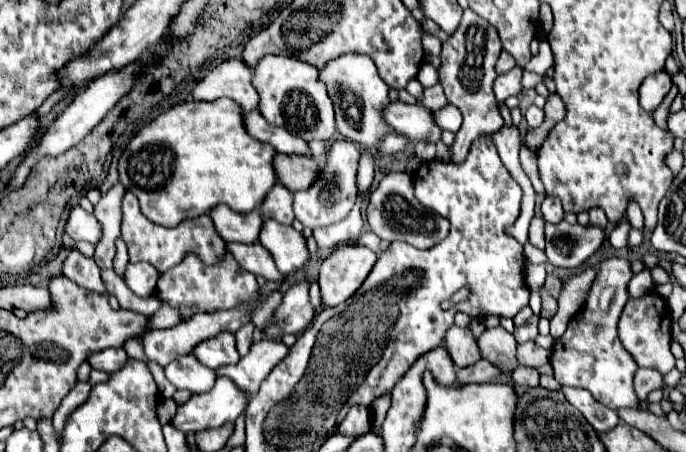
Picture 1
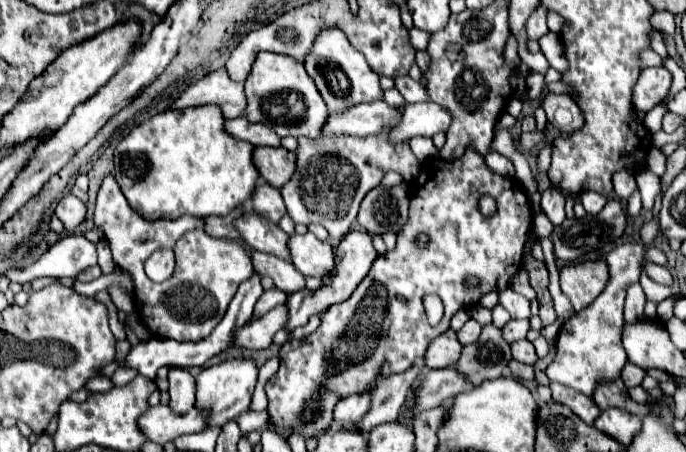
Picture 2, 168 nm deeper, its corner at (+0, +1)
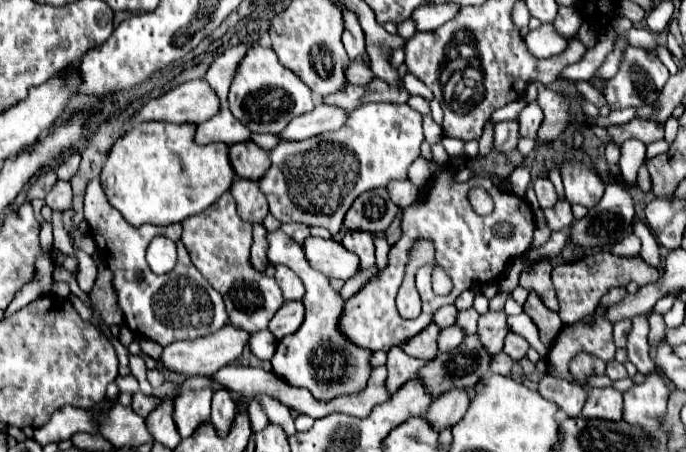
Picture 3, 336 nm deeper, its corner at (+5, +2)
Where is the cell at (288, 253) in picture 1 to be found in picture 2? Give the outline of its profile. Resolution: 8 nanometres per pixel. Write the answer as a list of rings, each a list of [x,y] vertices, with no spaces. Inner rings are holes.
[[[311,232],[299,236],[299,234],[291,234],[289,238],[289,252],[291,252],[291,258],[293,258],[293,264],[295,268],[303,274],[303,276],[327,276],[335,270],[335,250],[329,242],[321,242],[319,238],[315,238]]]

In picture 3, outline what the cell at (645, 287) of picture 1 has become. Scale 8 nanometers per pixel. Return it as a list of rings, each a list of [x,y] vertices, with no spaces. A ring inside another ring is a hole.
[[[628,319],[616,321],[616,325],[614,325],[614,343],[616,343],[616,347],[626,347],[626,337],[628,337],[630,329],[632,329],[632,321],[628,321]]]

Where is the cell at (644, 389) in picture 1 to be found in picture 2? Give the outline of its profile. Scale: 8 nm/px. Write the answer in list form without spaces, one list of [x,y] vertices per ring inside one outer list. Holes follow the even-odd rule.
[[[627,362],[627,364],[623,366],[623,370],[621,370],[621,380],[625,382],[627,388],[639,386],[641,380],[643,380],[643,376],[645,376],[645,370],[639,368],[639,366],[635,366],[635,364],[631,364],[631,362]]]

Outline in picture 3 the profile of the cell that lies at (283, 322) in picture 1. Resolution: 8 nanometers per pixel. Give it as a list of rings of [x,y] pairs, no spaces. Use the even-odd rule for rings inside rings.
[[[226,323],[218,333],[210,333],[206,337],[198,337],[194,341],[174,341],[174,345],[168,345],[164,347],[164,353],[162,353],[162,361],[164,365],[170,369],[170,371],[176,371],[176,373],[186,373],[186,375],[214,375],[220,367],[224,365],[230,365],[232,361],[236,361],[244,347],[250,343],[250,333],[244,331],[244,329],[238,329],[234,327],[232,323]]]

